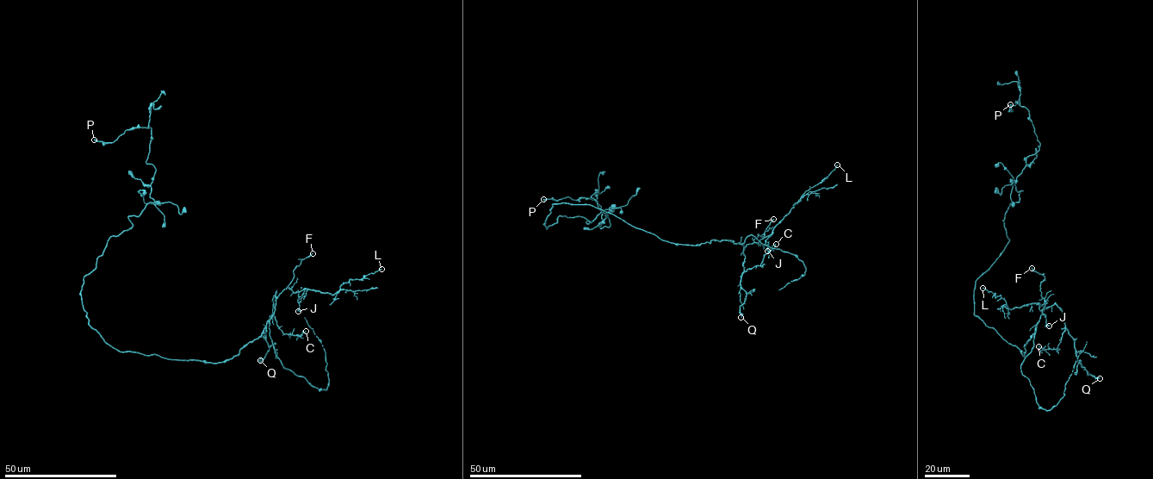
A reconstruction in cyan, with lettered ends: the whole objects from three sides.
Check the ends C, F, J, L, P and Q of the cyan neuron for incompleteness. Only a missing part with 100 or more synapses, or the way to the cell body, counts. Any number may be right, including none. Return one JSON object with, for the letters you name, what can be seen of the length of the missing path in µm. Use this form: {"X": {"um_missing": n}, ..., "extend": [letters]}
{"extend": []}

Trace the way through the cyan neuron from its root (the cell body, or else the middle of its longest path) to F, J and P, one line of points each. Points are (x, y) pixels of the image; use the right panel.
F: (974, 314), (1016, 346), (1024, 357), (1025, 345), (1045, 308), (1040, 290), (1044, 276), (1032, 268)
J: (974, 314), (1016, 346), (1024, 357), (1025, 345), (1045, 308), (1044, 300), (1038, 307), (1049, 326)
P: (974, 314), (976, 281), (1009, 240), (1005, 213), (1022, 191), (1014, 182), (1040, 145), (1029, 111), (1010, 104)

